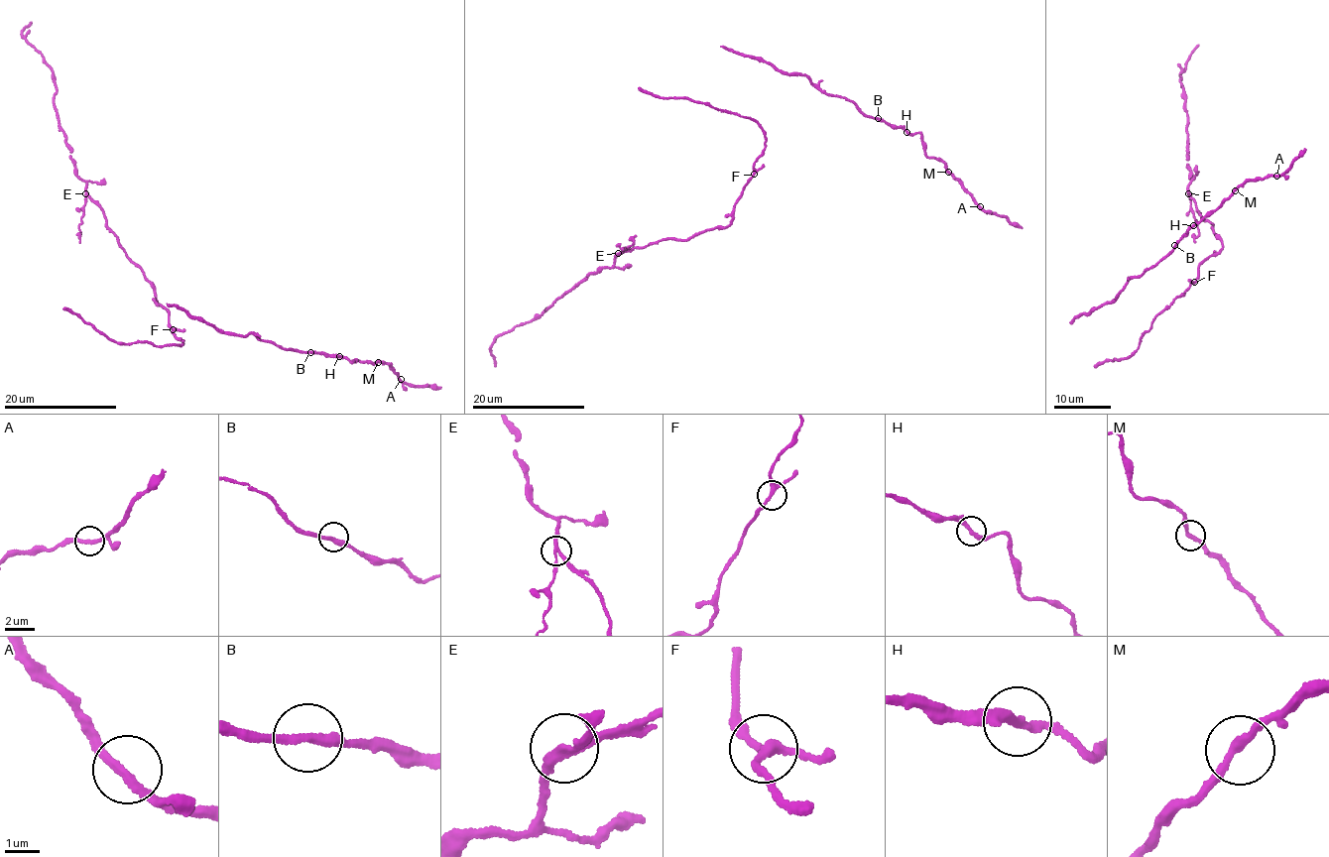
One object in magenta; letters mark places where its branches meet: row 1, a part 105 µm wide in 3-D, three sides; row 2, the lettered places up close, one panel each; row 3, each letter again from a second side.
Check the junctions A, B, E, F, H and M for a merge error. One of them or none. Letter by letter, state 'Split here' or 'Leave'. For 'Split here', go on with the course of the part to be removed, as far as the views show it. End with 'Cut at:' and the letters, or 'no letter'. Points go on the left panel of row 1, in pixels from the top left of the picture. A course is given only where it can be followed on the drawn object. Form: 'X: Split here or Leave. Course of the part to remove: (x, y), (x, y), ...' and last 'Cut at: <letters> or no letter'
A: Leave
B: Leave
E: Split here. Course of the part to remove: (85, 193), (78, 228), (79, 243)
F: Leave
H: Leave
M: Leave
Cut at: E

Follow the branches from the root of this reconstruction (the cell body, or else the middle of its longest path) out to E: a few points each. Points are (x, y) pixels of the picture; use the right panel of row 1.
E: (1193, 283), (1197, 278), (1197, 266), (1220, 251), (1222, 241), (1213, 230), (1213, 223), (1201, 216), (1188, 193)

